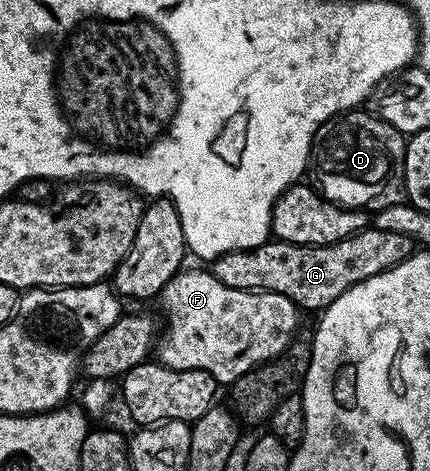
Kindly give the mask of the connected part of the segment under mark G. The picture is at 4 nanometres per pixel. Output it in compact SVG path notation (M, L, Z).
M369 226L342 242L326 246L311 248L308 244L265 242L245 252L227 252L211 261L210 270L218 282L234 290L277 292L293 300L301 309L323 310L356 284L398 266L413 251L414 241L406 234L393 234L391 230Z

